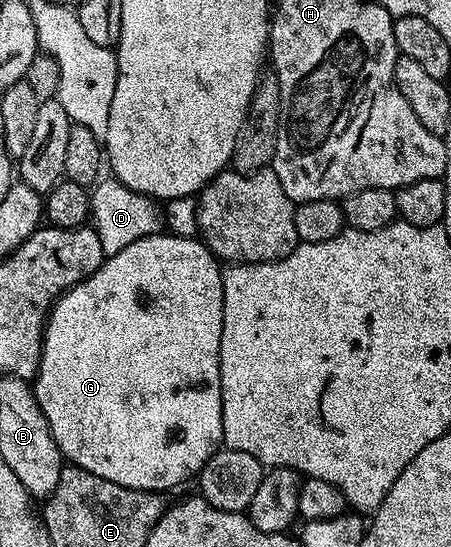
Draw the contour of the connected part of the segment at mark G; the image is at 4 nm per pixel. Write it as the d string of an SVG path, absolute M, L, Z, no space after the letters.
M160 233L141 237L141 241L133 241L133 245L121 249L121 253L109 255L104 258L103 263L88 279L78 283L76 287L71 287L65 294L60 295L55 301L55 306L51 308L47 316L47 326L43 329L43 352L39 355L39 372L35 374L33 380L33 390L35 400L41 405L45 413L45 421L49 421L49 429L53 441L57 441L59 452L62 453L64 460L72 467L80 467L81 470L89 472L97 477L105 477L105 481L113 481L117 485L125 485L129 489L138 491L158 491L168 493L174 487L179 487L182 483L187 483L196 478L203 466L220 450L223 443L223 406L221 405L221 369L219 368L219 354L221 353L221 329L223 328L223 273L220 260L203 242L202 238L192 237L191 235L173 235L170 233Z

